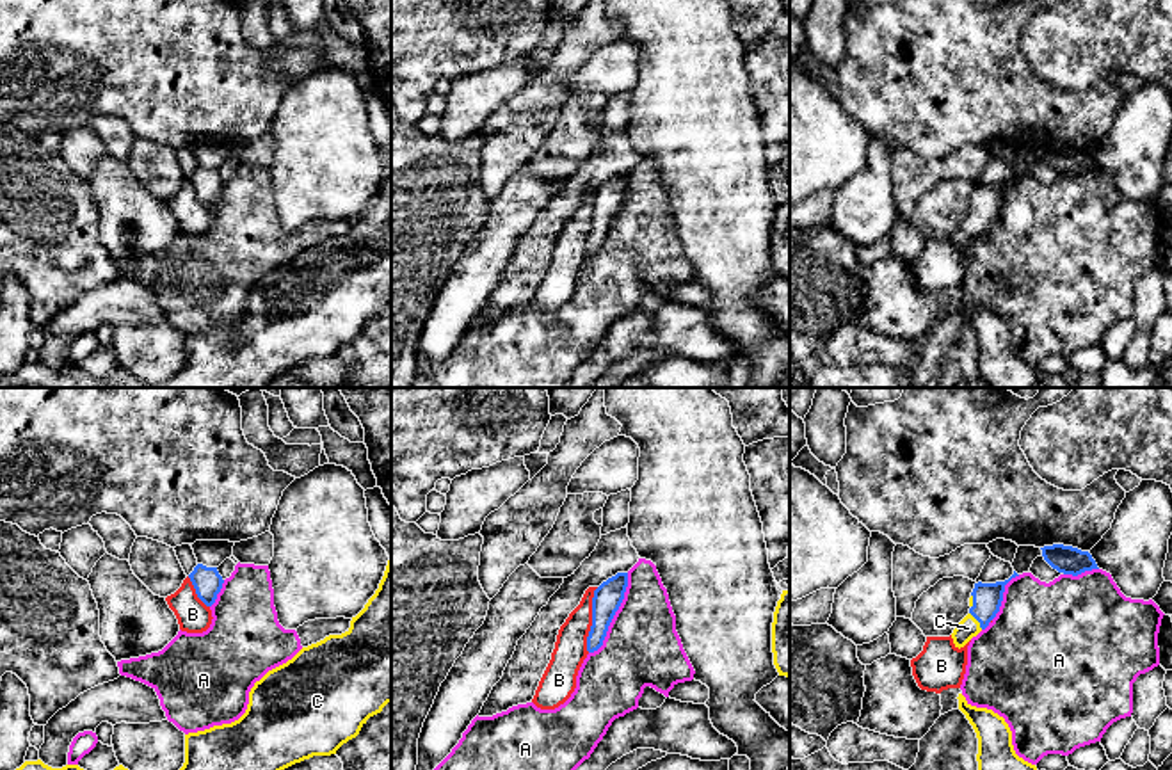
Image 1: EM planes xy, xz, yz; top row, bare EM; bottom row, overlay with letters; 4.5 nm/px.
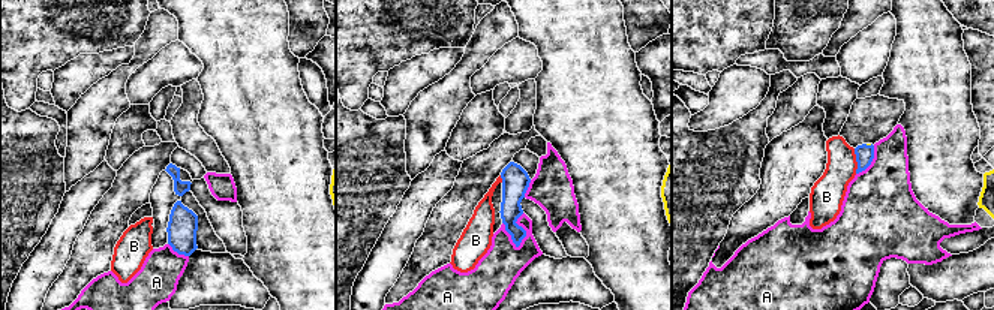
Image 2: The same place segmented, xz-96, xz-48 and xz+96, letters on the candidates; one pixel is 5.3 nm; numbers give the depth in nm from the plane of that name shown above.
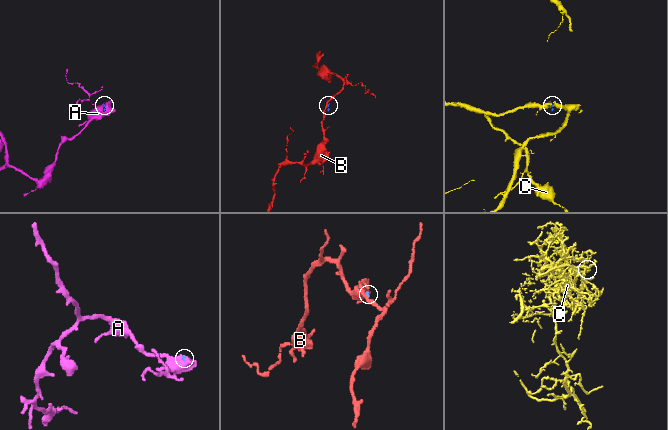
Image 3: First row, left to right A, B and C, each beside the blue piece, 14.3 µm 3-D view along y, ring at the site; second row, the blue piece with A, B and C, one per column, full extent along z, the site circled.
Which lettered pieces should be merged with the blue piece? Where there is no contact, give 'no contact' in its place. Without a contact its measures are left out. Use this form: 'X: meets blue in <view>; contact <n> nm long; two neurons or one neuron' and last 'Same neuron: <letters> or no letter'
A: meets blue in xz; contact 400 nm long; two neurons
B: meets blue in xz; contact 300 nm long; two neurons
C: meets blue in yz; contact 100 nm long; one neuron
Same neuron: C

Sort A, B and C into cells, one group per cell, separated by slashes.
A / B / C

